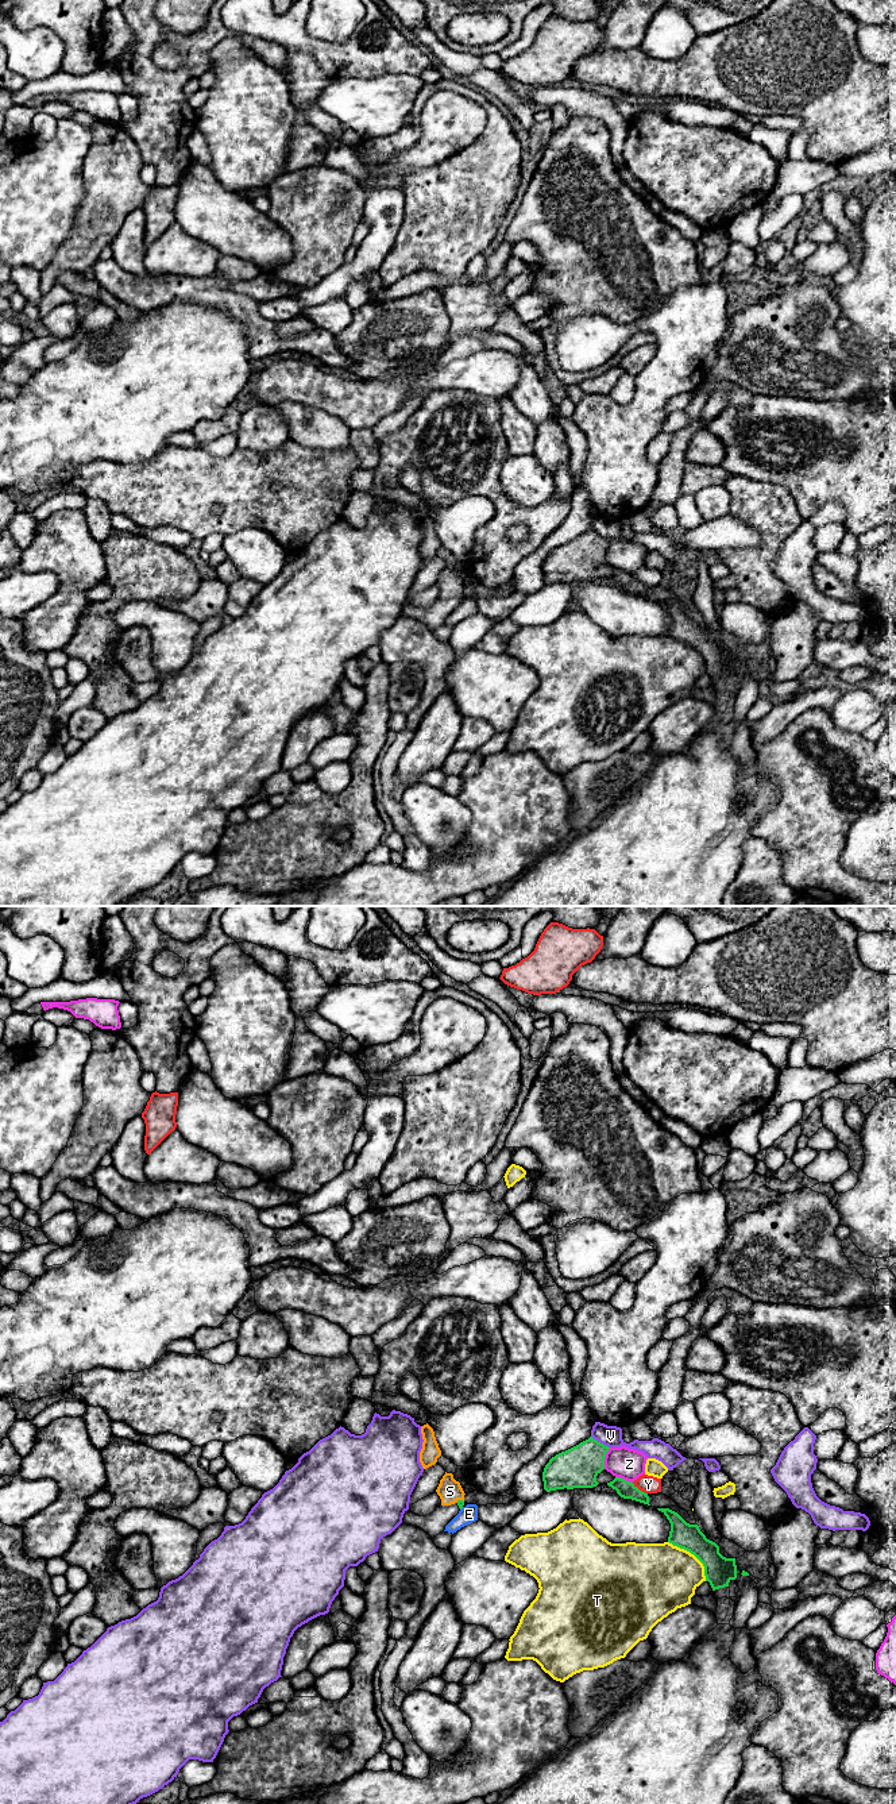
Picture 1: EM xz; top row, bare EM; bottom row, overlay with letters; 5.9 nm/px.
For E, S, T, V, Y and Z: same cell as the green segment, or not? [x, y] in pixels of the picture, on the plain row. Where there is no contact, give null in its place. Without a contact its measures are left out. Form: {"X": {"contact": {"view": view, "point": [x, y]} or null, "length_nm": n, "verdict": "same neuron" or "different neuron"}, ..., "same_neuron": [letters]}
{"E": {"contact": null, "verdict": "different neuron"}, "S": {"contact": {"view": "xz", "point": [460, 593]}, "length_nm": 50, "verdict": "same neuron"}, "T": {"contact": {"view": "xz", "point": [694, 647]}, "length_nm": 340, "verdict": "different neuron"}, "V": {"contact": {"view": "xz", "point": [599, 535]}, "length_nm": 130, "verdict": "different neuron"}, "Y": {"contact": {"view": "xz", "point": [638, 582]}, "length_nm": 120, "verdict": "different neuron"}, "Z": {"contact": {"view": "xz", "point": [603, 551]}, "length_nm": 130, "verdict": "different neuron"}, "same_neuron": ["S"]}

